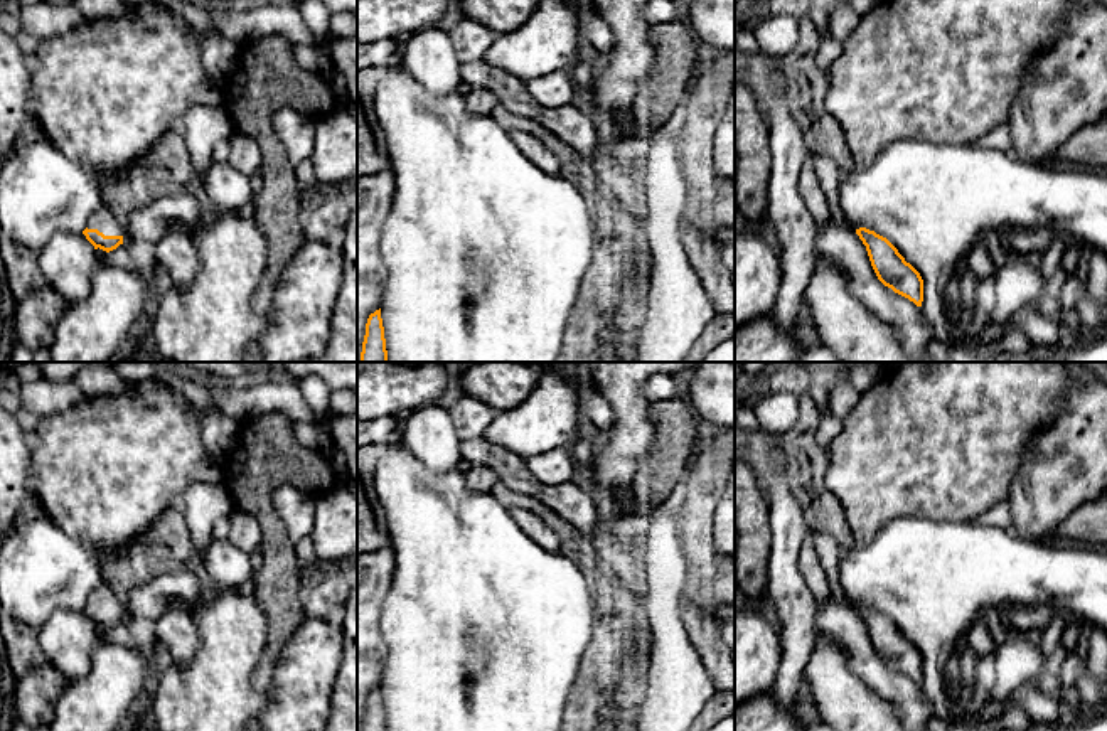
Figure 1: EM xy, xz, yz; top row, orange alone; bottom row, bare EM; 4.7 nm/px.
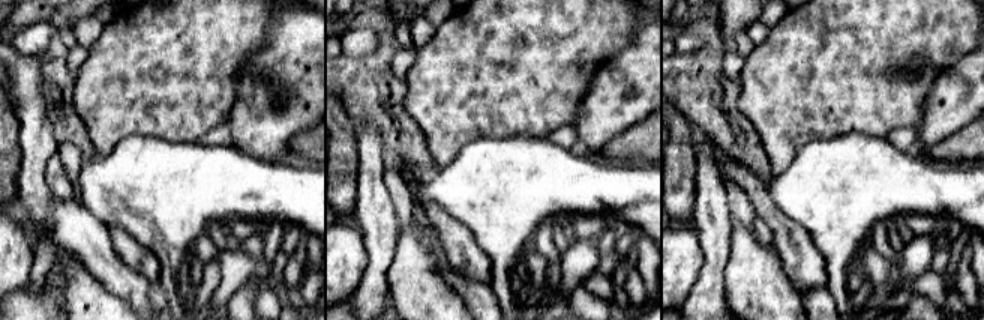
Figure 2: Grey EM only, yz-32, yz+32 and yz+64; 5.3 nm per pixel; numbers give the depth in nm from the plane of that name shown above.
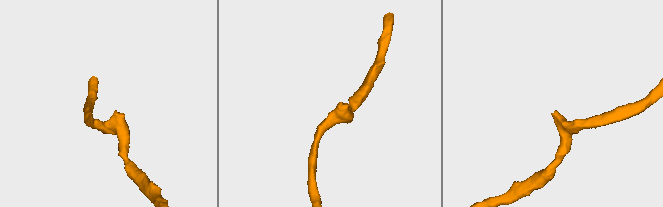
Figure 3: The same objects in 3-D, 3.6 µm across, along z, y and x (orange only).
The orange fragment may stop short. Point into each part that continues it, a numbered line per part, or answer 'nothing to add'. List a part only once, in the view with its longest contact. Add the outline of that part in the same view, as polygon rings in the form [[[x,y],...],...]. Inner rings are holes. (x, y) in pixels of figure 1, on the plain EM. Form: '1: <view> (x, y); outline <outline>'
1: xy (105, 598); outline [[[108,579],[89,595],[86,605],[98,606],[104,613],[123,613],[123,606]]]

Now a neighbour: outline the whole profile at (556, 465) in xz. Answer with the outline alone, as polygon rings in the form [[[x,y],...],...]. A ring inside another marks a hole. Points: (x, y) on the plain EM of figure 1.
[[[570,448],[549,450],[526,460],[531,472],[544,483],[571,482],[575,460]]]

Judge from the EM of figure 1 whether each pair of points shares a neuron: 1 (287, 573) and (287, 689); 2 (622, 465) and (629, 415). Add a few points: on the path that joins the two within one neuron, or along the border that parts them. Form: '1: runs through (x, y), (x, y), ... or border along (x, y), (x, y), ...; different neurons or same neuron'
1: border along (305, 617), (283, 645), (272, 679); different neurons
2: runs through (622, 453), (622, 447), (629, 440), (629, 426); same neuron

